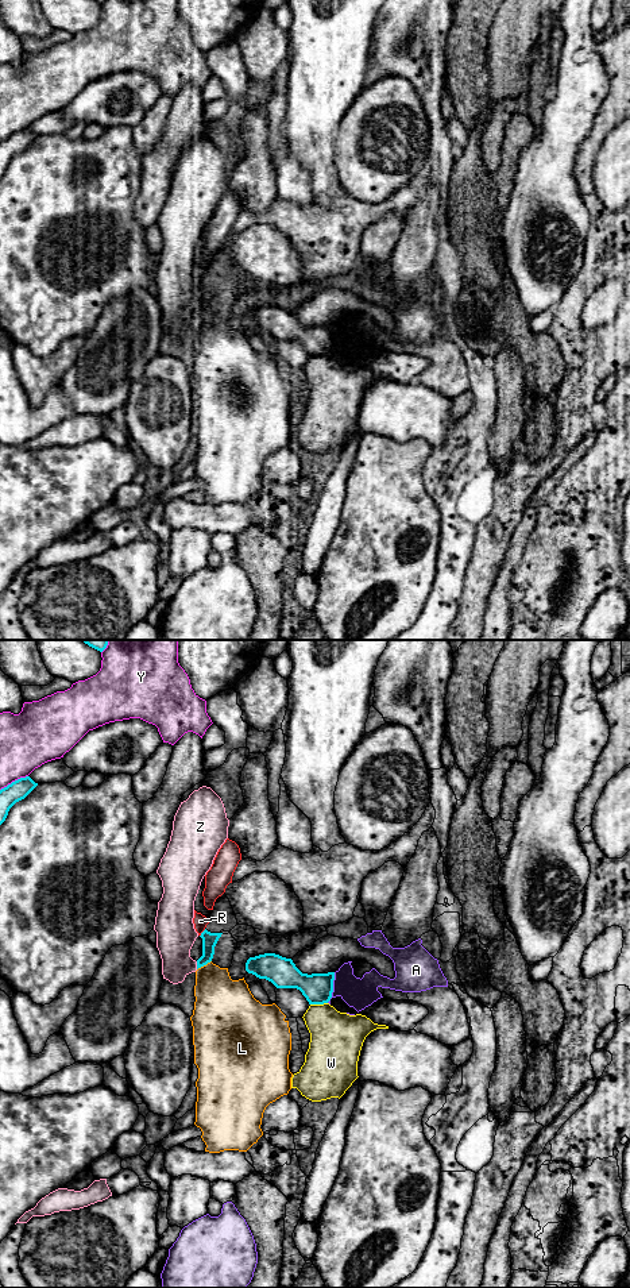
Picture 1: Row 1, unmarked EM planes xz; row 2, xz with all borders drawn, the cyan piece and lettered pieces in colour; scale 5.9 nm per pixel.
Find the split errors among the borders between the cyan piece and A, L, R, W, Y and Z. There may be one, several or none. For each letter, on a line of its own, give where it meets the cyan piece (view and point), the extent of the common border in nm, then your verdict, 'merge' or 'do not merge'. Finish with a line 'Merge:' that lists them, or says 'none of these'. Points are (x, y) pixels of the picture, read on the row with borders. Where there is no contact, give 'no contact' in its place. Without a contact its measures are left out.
A: contact xz (332, 987); length 190 nm; do not merge
L: contact xz (204, 964); length 110 nm; do not merge
R: contact xz (201, 933); length 60 nm; do not merge
W: contact xz (319, 1003); length 110 nm; do not merge
Y: contact xz (15, 781); length 190 nm; do not merge
Z: contact xz (197, 966); length 50 nm; do not merge
Merge: none of these

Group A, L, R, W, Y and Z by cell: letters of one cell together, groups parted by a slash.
A / L / R / W / Y / Z

